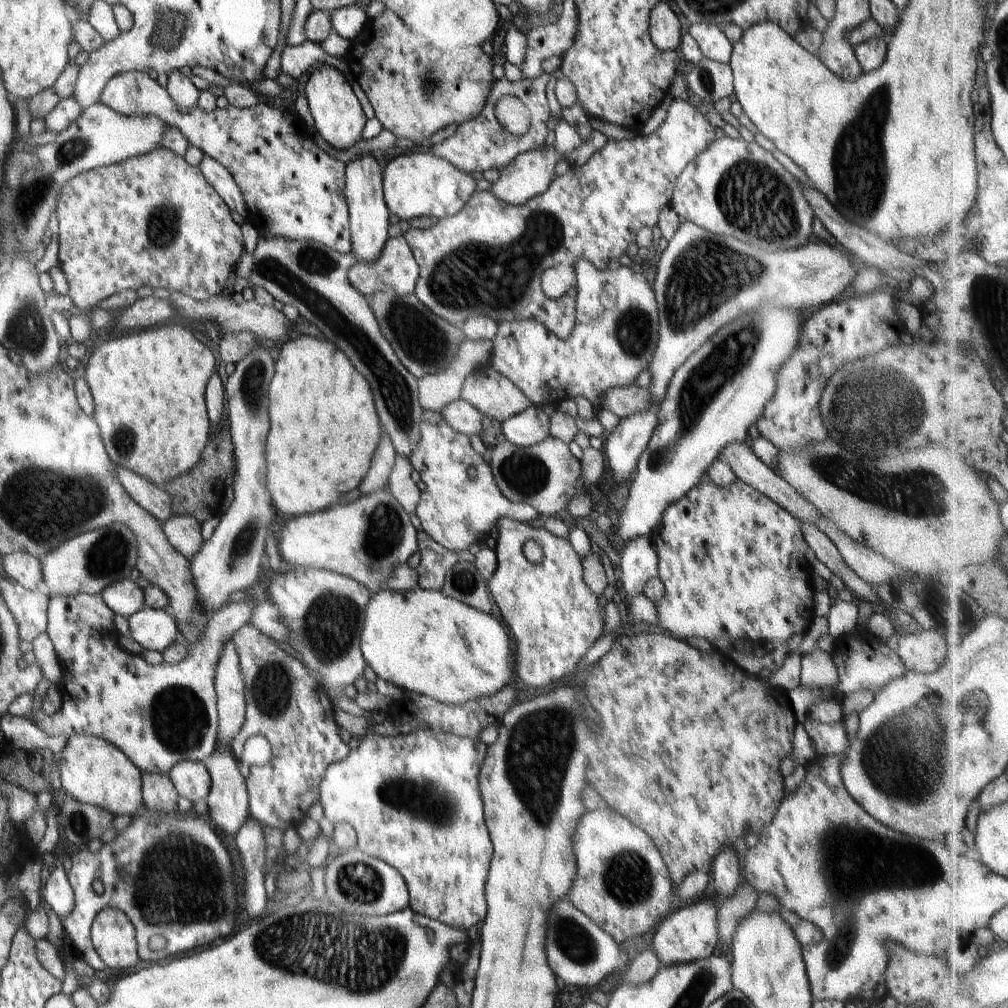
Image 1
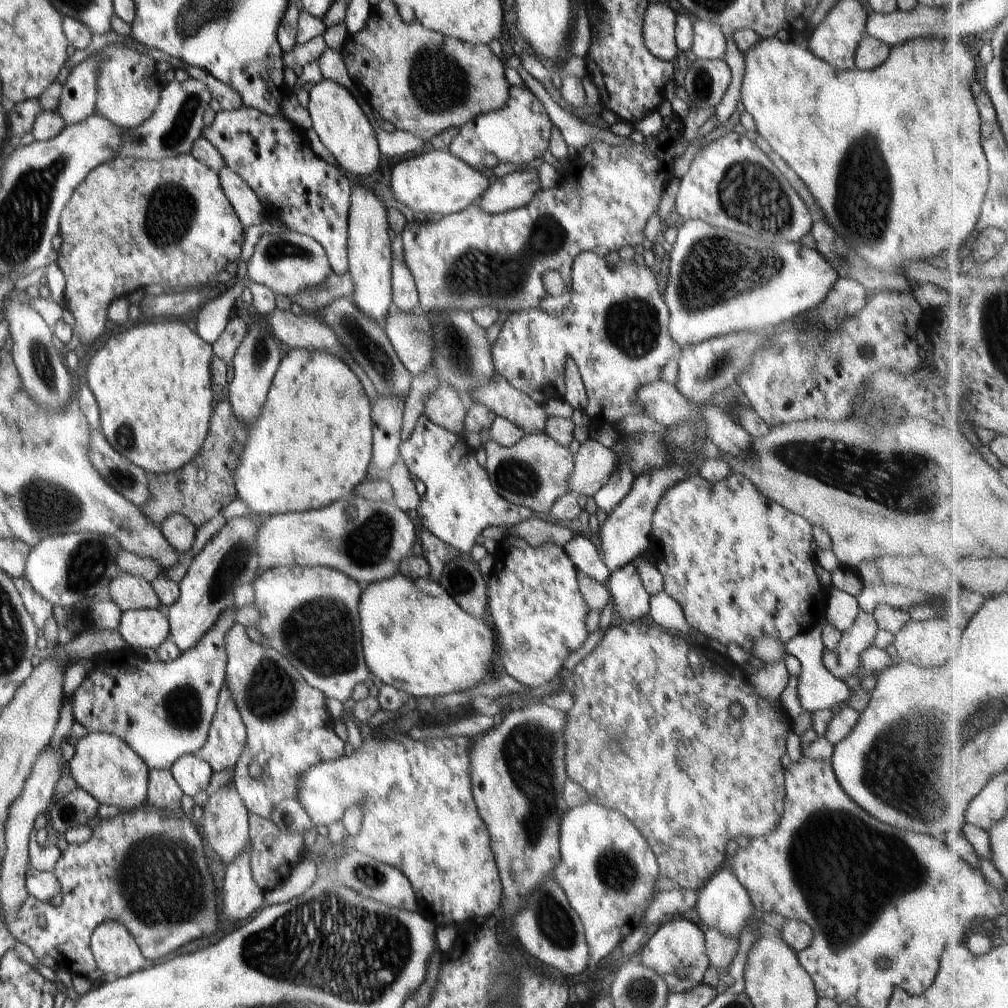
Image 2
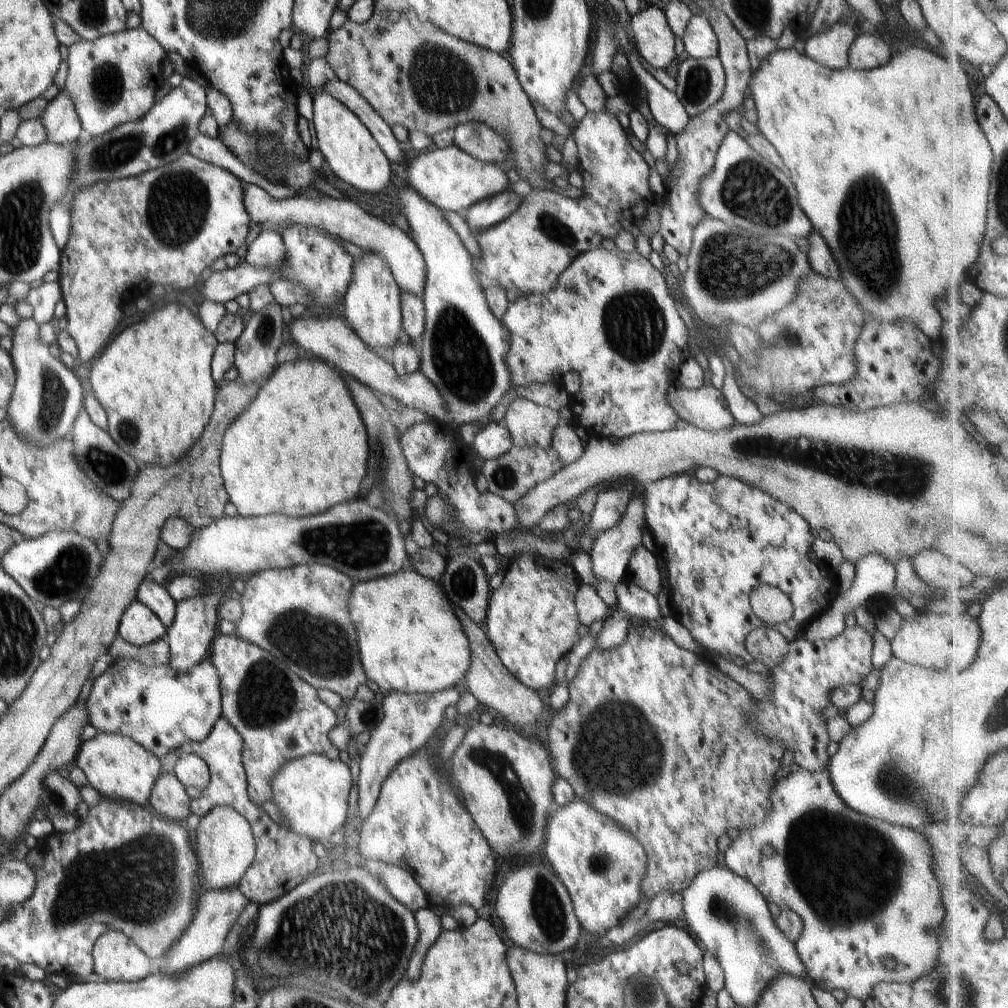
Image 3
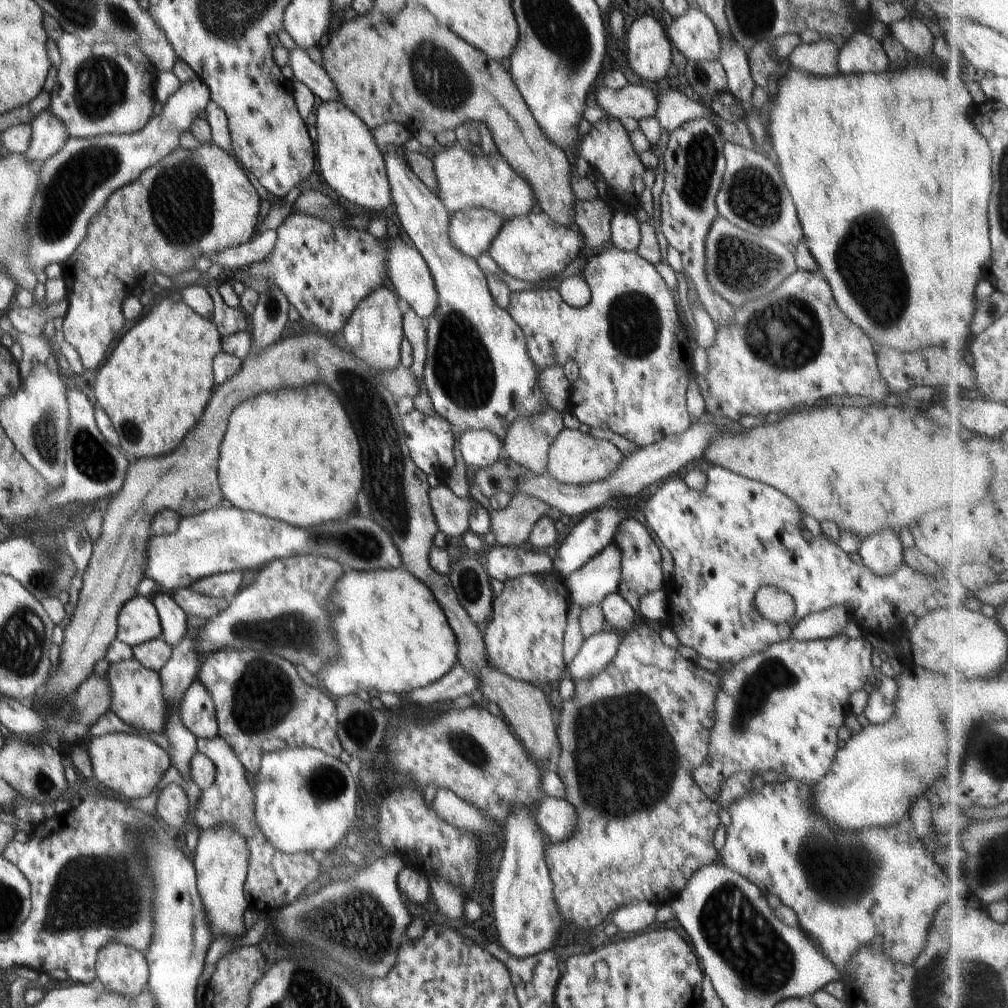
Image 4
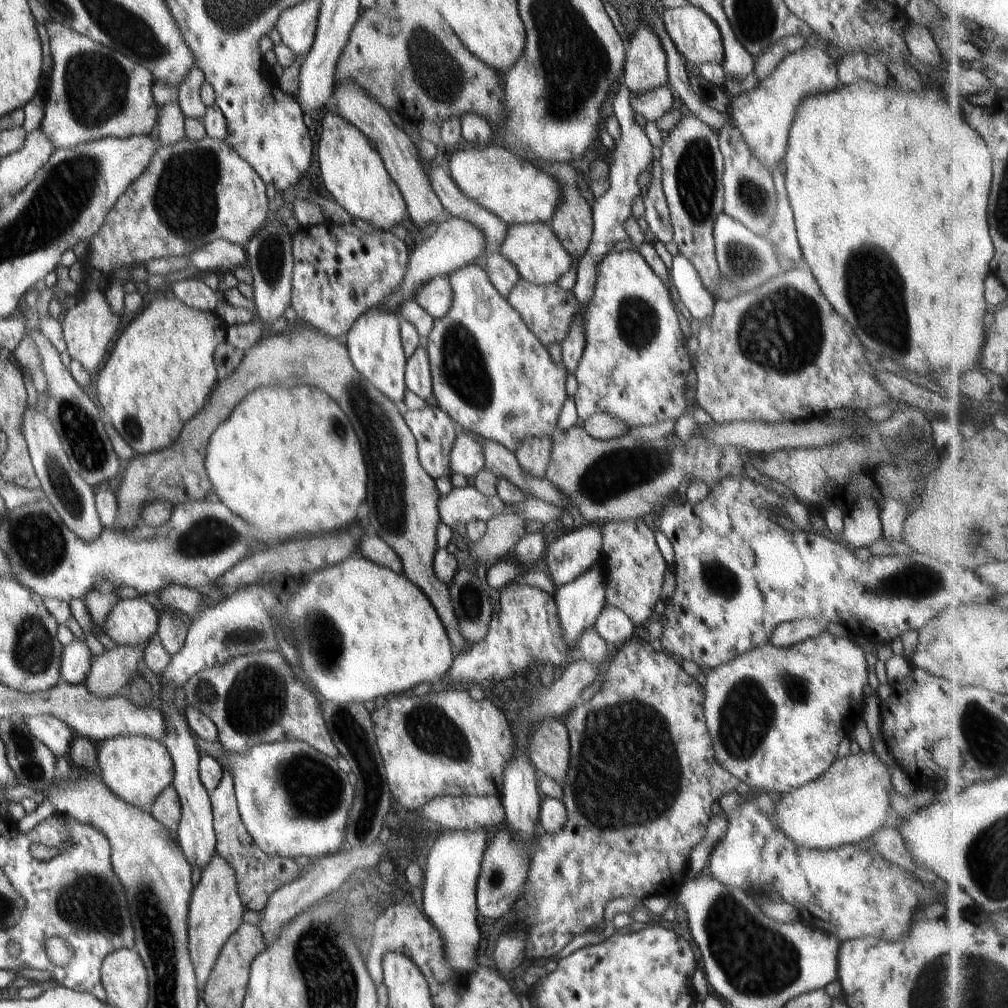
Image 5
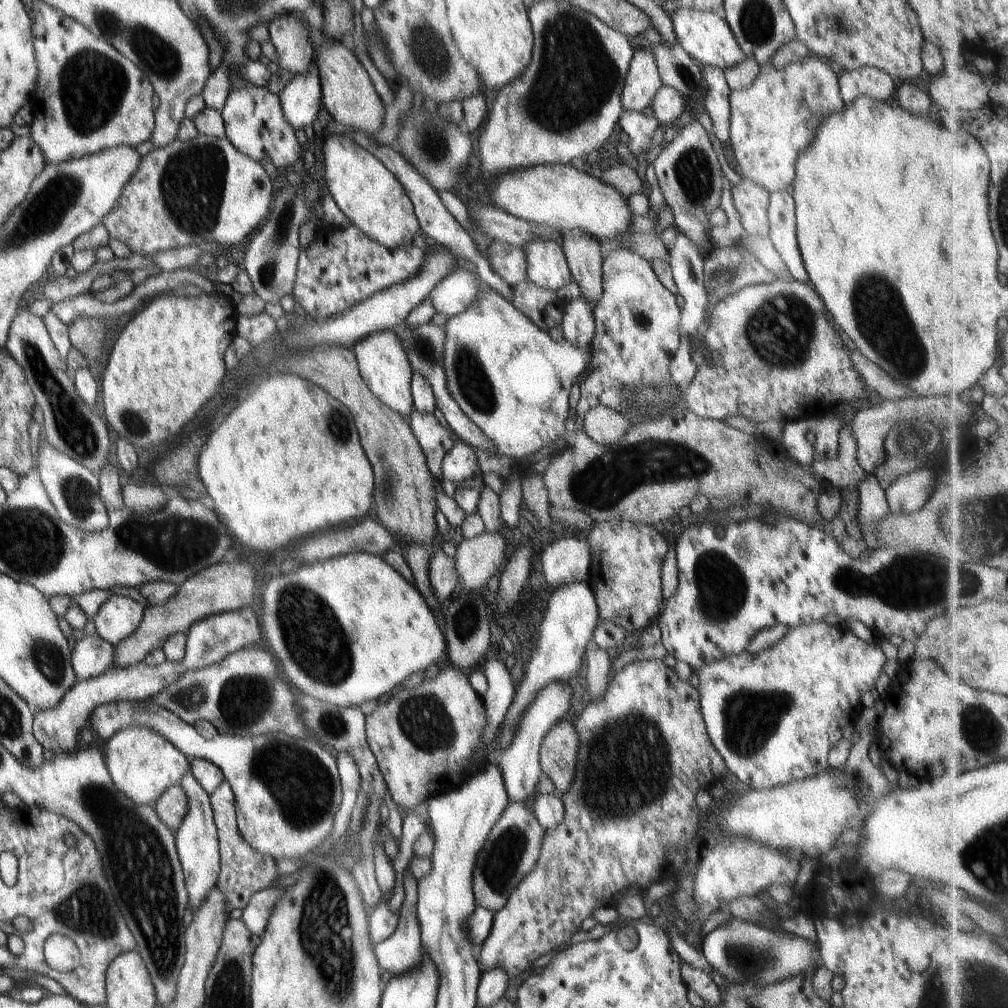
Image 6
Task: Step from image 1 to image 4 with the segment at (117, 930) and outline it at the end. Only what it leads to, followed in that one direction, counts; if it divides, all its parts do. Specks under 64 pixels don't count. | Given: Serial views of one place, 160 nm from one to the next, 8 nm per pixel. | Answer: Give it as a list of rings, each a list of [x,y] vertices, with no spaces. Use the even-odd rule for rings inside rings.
[[[121,943],[106,944],[98,952],[96,975],[108,992],[134,998],[149,982],[149,968],[144,955]]]

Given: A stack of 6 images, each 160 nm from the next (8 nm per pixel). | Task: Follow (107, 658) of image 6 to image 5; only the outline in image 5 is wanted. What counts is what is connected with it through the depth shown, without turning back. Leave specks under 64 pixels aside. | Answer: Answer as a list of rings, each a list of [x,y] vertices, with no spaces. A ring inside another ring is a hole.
[[[74,639],[62,652],[62,680],[72,685],[84,685],[94,657],[92,650],[82,640]]]

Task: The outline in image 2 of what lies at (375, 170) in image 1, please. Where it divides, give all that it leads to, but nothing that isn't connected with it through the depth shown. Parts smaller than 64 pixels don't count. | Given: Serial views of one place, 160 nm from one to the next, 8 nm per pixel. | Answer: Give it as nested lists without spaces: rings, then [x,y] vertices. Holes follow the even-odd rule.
[[[352,186],[350,212],[348,214],[348,274],[354,282],[354,294],[350,300],[366,314],[370,320],[382,326],[389,308],[392,306],[392,251],[388,234],[387,208],[382,198],[372,190],[362,186]]]

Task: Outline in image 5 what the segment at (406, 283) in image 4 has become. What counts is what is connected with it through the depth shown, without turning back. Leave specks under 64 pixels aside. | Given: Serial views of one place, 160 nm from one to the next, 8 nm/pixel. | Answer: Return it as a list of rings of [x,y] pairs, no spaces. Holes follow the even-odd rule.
[[[432,278],[424,288],[416,292],[416,304],[419,304],[434,319],[442,318],[448,314],[452,306],[452,286],[447,278]]]

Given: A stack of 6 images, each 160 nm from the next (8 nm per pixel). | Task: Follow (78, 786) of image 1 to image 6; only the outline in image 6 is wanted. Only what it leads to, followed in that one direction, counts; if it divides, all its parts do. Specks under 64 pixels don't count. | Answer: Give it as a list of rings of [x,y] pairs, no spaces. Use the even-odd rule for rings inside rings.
[[[130,727],[114,733],[103,744],[106,768],[113,783],[138,806],[154,804],[168,788],[178,785],[189,769],[189,759],[160,733],[144,727]]]

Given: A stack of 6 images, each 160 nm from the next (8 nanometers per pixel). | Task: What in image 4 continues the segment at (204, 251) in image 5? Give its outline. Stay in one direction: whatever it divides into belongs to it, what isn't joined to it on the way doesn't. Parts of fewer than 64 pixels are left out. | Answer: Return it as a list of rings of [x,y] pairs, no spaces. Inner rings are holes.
[[[266,230],[262,234],[254,236],[245,244],[228,246],[222,252],[216,252],[210,261],[218,264],[222,269],[244,270],[254,263],[263,262],[270,257],[275,248],[277,230]]]

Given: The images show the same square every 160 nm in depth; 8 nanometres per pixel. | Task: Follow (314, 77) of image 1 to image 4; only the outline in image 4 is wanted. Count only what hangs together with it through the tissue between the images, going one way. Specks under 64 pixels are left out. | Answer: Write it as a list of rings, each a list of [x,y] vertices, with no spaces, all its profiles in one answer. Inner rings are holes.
[[[322,102],[316,108],[316,165],[324,180],[344,199],[366,208],[383,212],[393,201],[383,151],[378,149],[364,122],[341,102]]]

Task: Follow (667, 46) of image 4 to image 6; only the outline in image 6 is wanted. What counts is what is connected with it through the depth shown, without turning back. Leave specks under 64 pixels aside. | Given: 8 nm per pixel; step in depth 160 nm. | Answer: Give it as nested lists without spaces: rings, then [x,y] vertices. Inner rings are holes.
[[[636,49],[623,85],[623,108],[642,112],[646,106],[651,105],[663,85],[654,53],[650,49]]]

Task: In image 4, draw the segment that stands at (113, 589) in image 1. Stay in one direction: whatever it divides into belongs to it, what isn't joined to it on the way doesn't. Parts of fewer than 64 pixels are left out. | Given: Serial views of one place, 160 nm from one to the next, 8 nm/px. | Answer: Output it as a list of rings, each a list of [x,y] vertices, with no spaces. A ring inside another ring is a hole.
[[[164,591],[155,593],[153,604],[159,617],[162,639],[171,648],[178,646],[178,642],[188,634],[187,614]]]

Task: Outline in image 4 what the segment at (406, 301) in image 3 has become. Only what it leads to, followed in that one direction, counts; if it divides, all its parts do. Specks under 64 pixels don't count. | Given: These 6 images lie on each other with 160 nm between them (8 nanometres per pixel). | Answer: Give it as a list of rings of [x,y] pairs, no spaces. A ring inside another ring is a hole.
[[[404,306],[403,332],[410,342],[414,360],[409,370],[421,385],[424,382],[424,364],[427,358],[427,335],[422,322],[423,319],[411,307]]]

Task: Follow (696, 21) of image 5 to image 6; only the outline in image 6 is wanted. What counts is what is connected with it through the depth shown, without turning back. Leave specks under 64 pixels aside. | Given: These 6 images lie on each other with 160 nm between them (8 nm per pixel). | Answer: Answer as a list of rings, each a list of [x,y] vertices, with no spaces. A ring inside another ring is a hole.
[[[678,7],[673,10],[670,18],[677,42],[698,64],[724,70],[740,64],[746,58],[728,23],[717,11],[699,11],[688,7]]]

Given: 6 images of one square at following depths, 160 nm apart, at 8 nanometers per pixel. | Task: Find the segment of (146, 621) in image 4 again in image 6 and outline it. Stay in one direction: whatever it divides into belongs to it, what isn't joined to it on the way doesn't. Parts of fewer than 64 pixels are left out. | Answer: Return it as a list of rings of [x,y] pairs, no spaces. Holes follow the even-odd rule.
[[[112,594],[93,616],[96,634],[115,647],[138,628],[144,609],[130,597]]]

